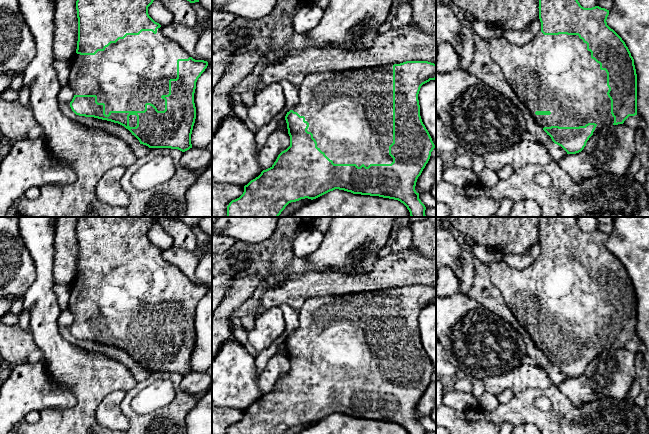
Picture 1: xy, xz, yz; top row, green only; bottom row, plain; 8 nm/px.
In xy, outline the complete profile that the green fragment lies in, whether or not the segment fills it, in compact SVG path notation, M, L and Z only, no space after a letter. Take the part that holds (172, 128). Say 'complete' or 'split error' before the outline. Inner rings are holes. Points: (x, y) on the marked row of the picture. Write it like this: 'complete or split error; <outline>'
split error; M77 0L78 41L76 53L69 60L70 75L68 85L74 92L70 102L72 111L79 116L94 117L118 123L128 129L140 142L149 148L171 148L185 152L192 148L191 134L196 119L194 93L196 82L208 66L204 60L193 59L177 42L166 38L160 30L161 25L148 14L148 7L154 0Z

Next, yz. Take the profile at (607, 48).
split error; M539 0L538 8L541 31L532 41L519 46L504 38L493 38L489 40L489 52L492 59L499 65L519 101L527 106L532 117L551 137L552 141L561 146L567 154L576 154L584 149L589 138L601 128L623 124L629 116L637 115L637 74L634 59L622 38L607 25L609 10L599 6L584 8L578 0Z

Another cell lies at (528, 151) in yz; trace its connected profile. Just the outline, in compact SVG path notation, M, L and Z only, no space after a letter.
M529 136L502 151L485 153L483 158L485 167L496 173L502 170L505 165L510 165L513 170L517 170L524 165L545 166L553 161L548 147L541 145Z

